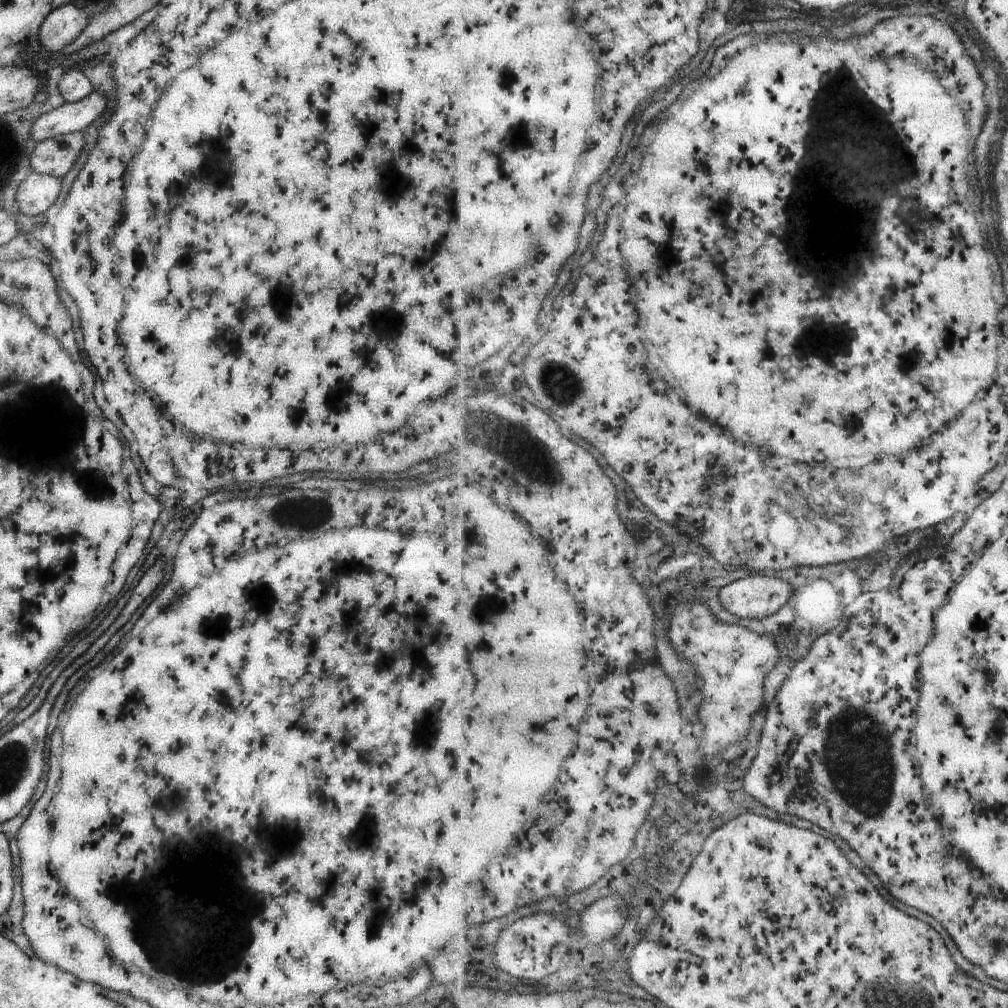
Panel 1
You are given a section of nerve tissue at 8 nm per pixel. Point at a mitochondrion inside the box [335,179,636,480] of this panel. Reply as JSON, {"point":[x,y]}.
{"point":[555,379]}

